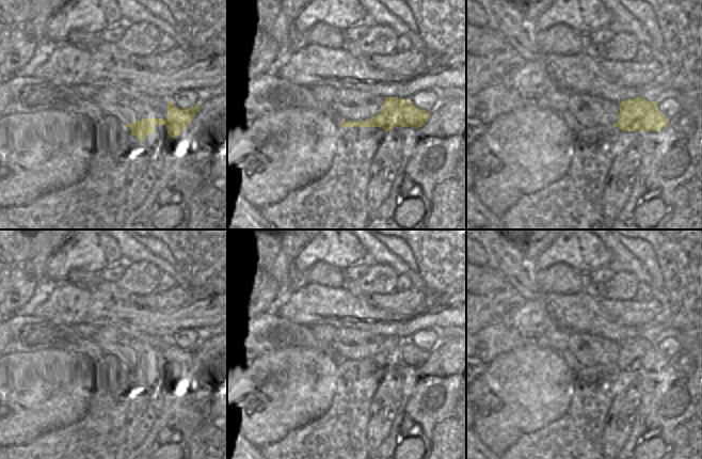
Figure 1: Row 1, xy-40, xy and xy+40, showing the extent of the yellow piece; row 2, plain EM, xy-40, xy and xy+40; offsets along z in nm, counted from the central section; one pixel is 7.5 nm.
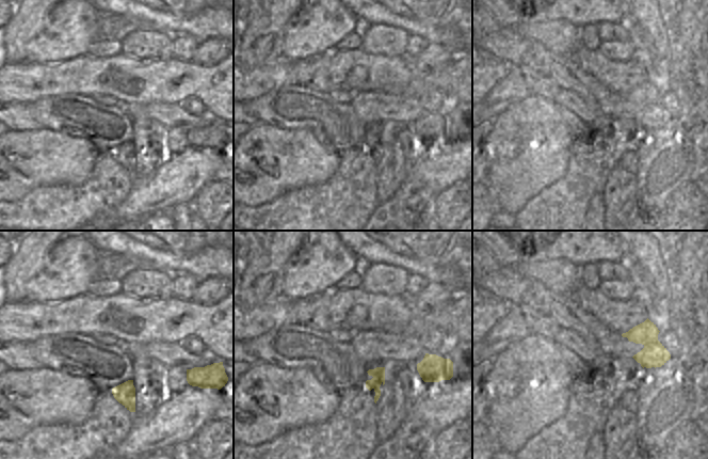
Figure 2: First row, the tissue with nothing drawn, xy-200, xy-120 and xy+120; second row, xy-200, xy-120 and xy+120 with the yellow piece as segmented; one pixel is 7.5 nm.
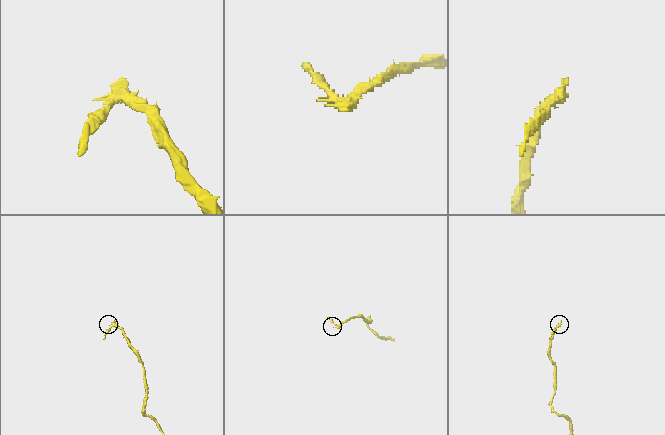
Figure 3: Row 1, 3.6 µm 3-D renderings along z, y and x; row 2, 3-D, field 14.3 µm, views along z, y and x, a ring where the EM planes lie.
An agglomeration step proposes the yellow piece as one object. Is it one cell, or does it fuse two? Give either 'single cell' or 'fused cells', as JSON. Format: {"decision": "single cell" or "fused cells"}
{"decision": "fused cells"}

